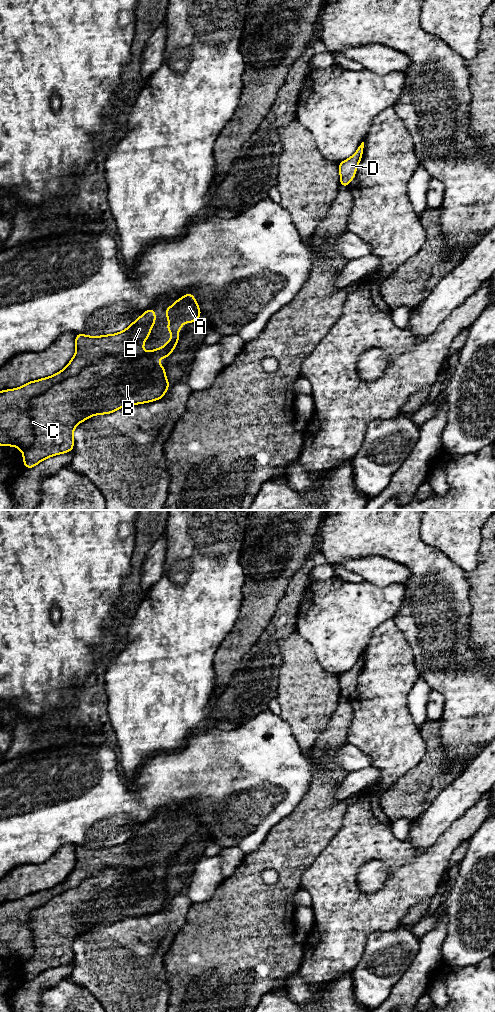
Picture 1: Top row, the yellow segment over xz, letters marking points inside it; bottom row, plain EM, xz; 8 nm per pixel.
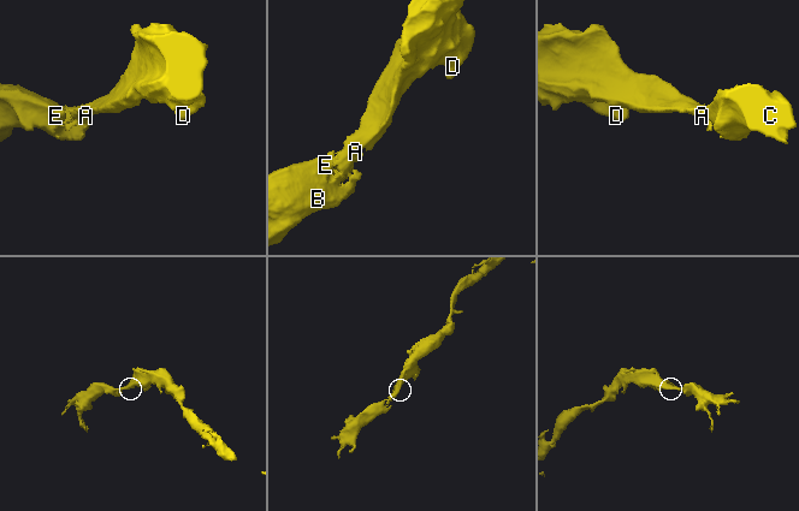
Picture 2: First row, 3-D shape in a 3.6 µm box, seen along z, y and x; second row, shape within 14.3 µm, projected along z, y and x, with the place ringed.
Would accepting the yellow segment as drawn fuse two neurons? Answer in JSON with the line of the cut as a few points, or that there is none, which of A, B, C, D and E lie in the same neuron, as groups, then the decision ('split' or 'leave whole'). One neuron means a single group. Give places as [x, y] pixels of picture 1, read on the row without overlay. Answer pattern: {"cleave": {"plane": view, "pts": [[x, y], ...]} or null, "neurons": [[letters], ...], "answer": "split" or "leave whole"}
{"cleave": null, "neurons": [["A", "B", "C", "D", "E"]], "answer": "leave whole"}

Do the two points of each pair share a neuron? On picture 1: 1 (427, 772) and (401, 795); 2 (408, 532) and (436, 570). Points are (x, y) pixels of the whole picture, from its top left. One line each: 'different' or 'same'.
1: same
2: same

